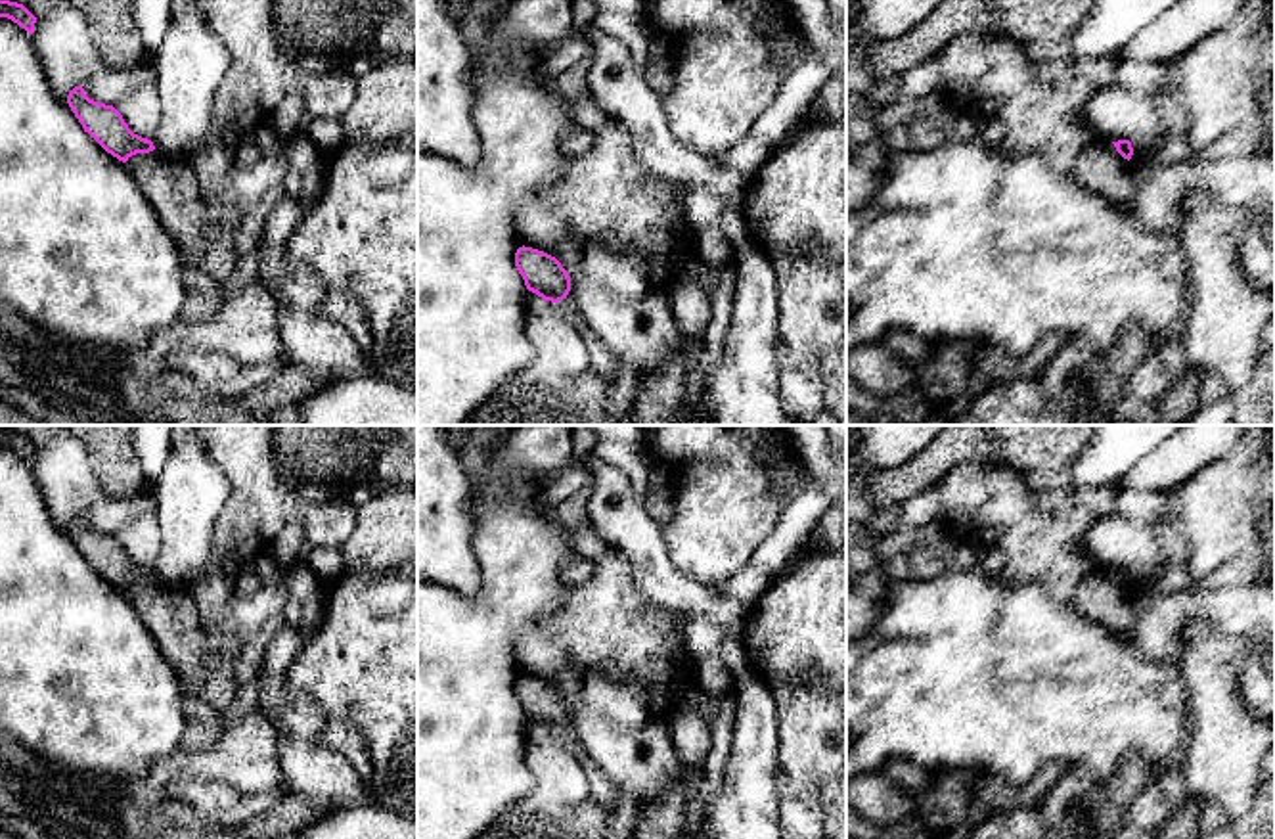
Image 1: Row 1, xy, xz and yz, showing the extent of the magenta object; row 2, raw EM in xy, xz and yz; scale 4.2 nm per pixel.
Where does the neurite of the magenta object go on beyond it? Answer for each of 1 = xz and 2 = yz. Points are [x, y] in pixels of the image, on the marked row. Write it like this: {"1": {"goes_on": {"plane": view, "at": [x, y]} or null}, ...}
{"1": {"goes_on": null}, "2": {"goes_on": {"plane": "yz", "at": [1099, 167]}}}

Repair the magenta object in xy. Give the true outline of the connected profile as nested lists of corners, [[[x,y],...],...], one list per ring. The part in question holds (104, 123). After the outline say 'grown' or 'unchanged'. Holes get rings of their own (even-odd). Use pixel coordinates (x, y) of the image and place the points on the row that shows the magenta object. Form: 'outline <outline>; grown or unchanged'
outline [[[80,84],[67,103],[84,132],[126,165],[184,257],[203,268],[211,222],[199,190],[186,186],[174,163],[151,140],[134,134],[113,105],[90,100]]]; grown

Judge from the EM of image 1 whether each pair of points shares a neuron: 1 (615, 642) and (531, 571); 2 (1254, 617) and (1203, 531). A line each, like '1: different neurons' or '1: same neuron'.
1: different neurons
2: different neurons

